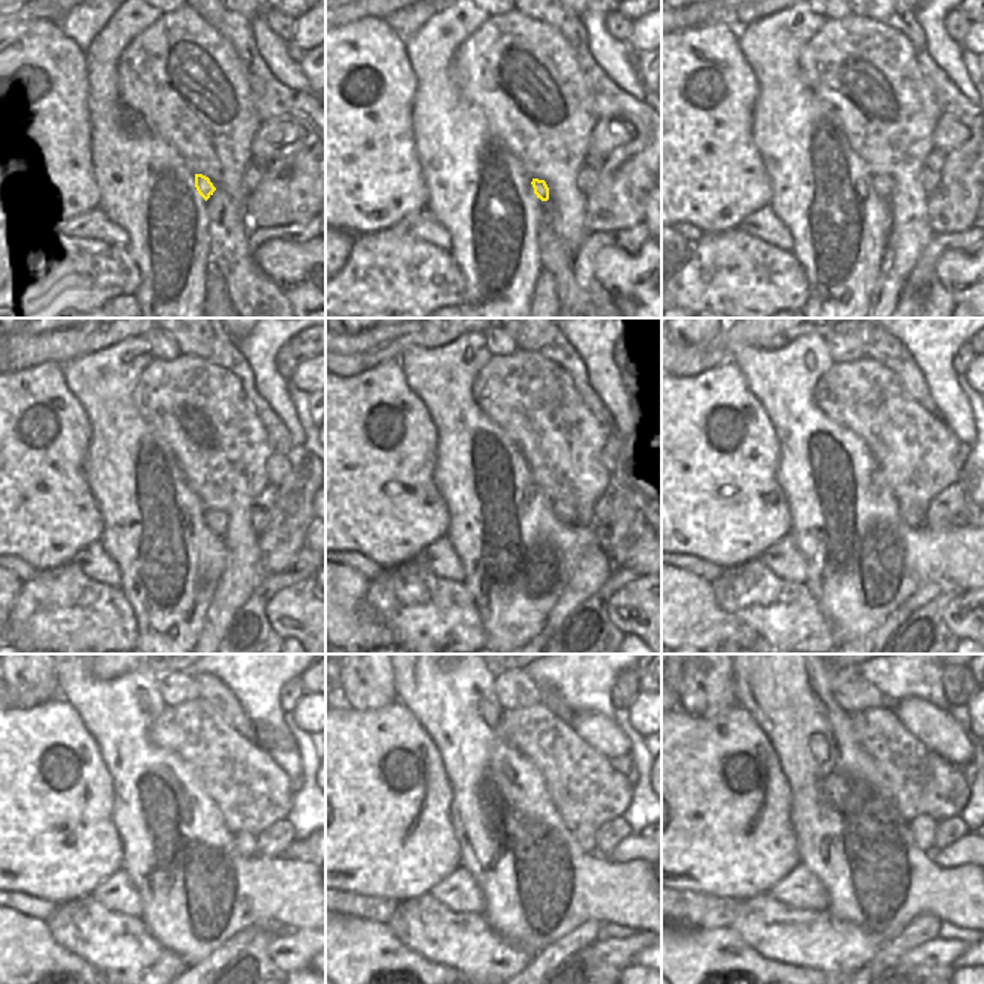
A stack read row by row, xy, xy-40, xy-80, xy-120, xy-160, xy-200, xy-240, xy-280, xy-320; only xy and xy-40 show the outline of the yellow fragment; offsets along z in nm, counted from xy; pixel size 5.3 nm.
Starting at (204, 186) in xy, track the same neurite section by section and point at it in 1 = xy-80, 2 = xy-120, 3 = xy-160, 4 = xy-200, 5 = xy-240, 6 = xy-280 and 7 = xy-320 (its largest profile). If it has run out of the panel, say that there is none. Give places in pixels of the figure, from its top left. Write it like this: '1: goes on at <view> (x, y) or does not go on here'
1: goes on at xy-80 (882, 183)
2: goes on at xy-120 (216, 521)
3: goes on at xy-160 (563, 509)
4: goes on at xy-200 (912, 515)
5: goes on at xy-240 (245, 842)
6: goes on at xy-280 (584, 834)
7: goes on at xy-320 (923, 828)

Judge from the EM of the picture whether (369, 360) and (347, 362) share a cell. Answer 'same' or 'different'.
same

